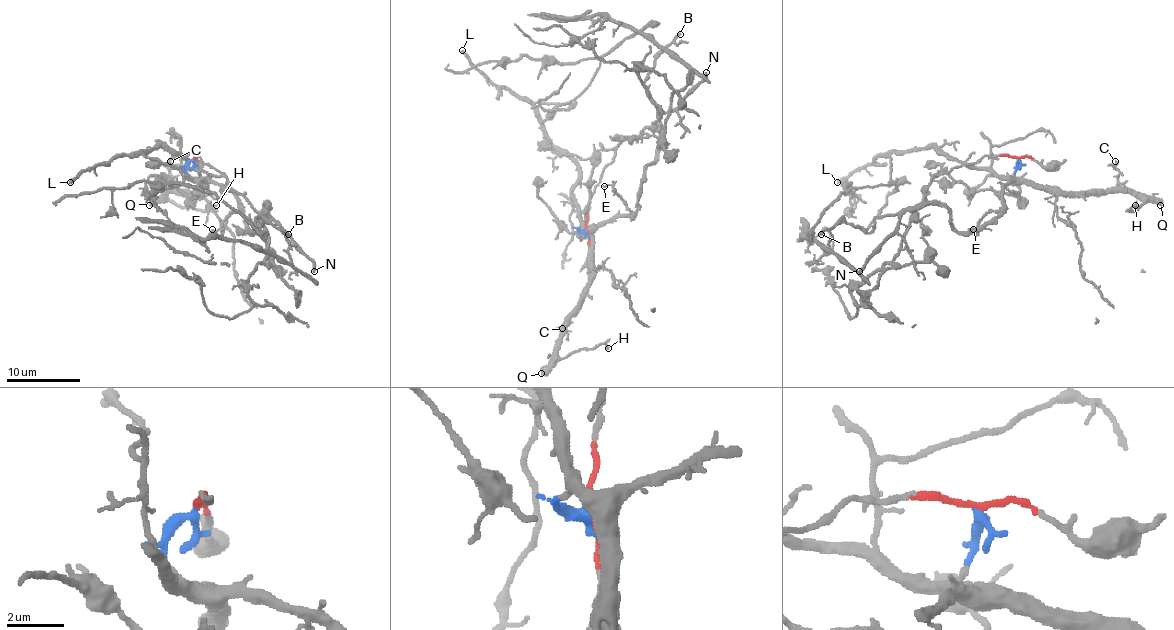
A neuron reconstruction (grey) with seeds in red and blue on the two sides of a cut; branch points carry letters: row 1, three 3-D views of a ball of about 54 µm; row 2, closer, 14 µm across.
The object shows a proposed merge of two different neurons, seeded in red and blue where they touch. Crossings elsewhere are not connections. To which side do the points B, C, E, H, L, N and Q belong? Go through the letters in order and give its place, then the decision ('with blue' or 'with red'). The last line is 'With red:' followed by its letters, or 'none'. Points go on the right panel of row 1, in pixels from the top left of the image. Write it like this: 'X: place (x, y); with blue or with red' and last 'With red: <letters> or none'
B: place (821, 234); with blue
C: place (1115, 161); with blue
E: place (973, 229); with blue
H: place (1135, 205); with blue
L: place (837, 182); with blue
N: place (859, 271); with blue
Q: place (1160, 205); with blue
With red: none

